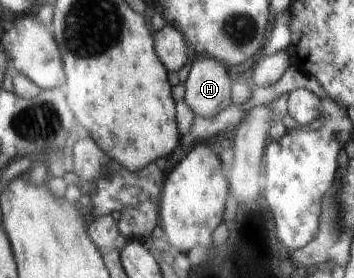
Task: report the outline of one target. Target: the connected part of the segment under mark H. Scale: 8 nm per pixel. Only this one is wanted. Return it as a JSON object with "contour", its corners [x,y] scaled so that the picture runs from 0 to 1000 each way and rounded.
{"contour":[[[554,201],[523,313],[520,367],[551,417],[599,424],[653,378],[653,284],[602,209]]]}

